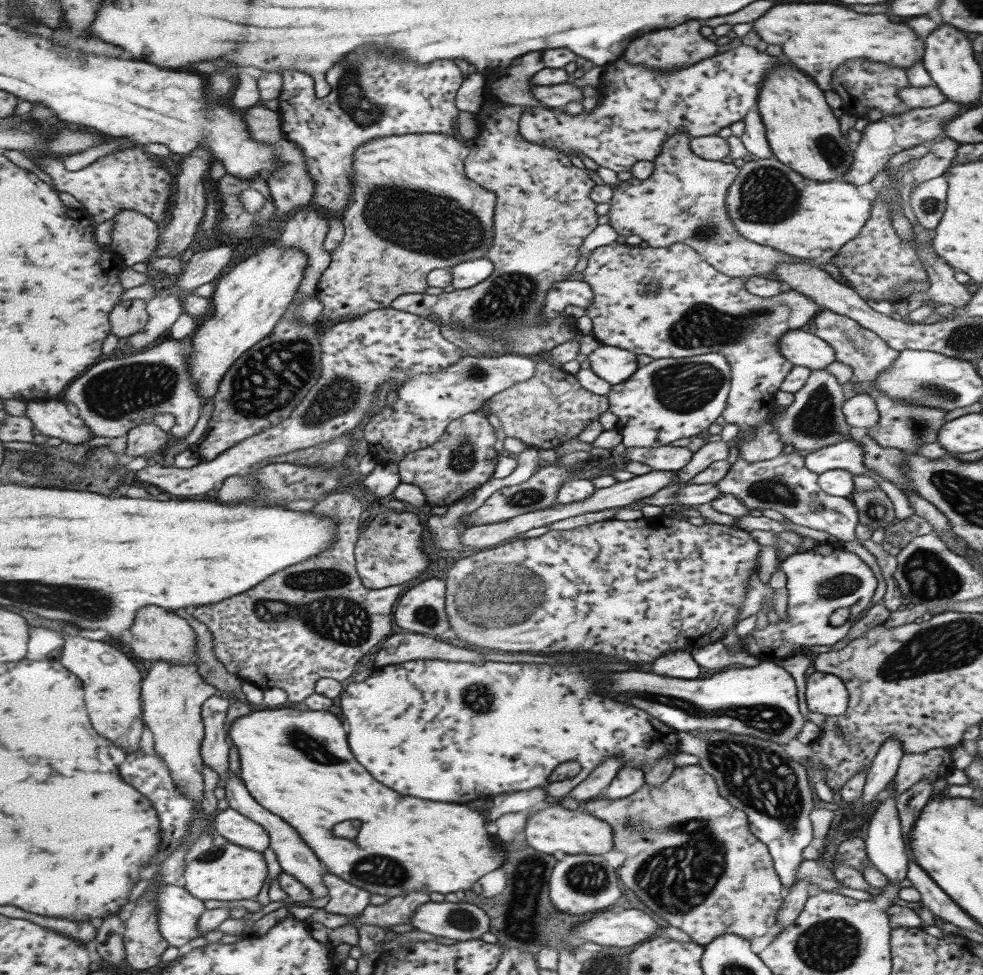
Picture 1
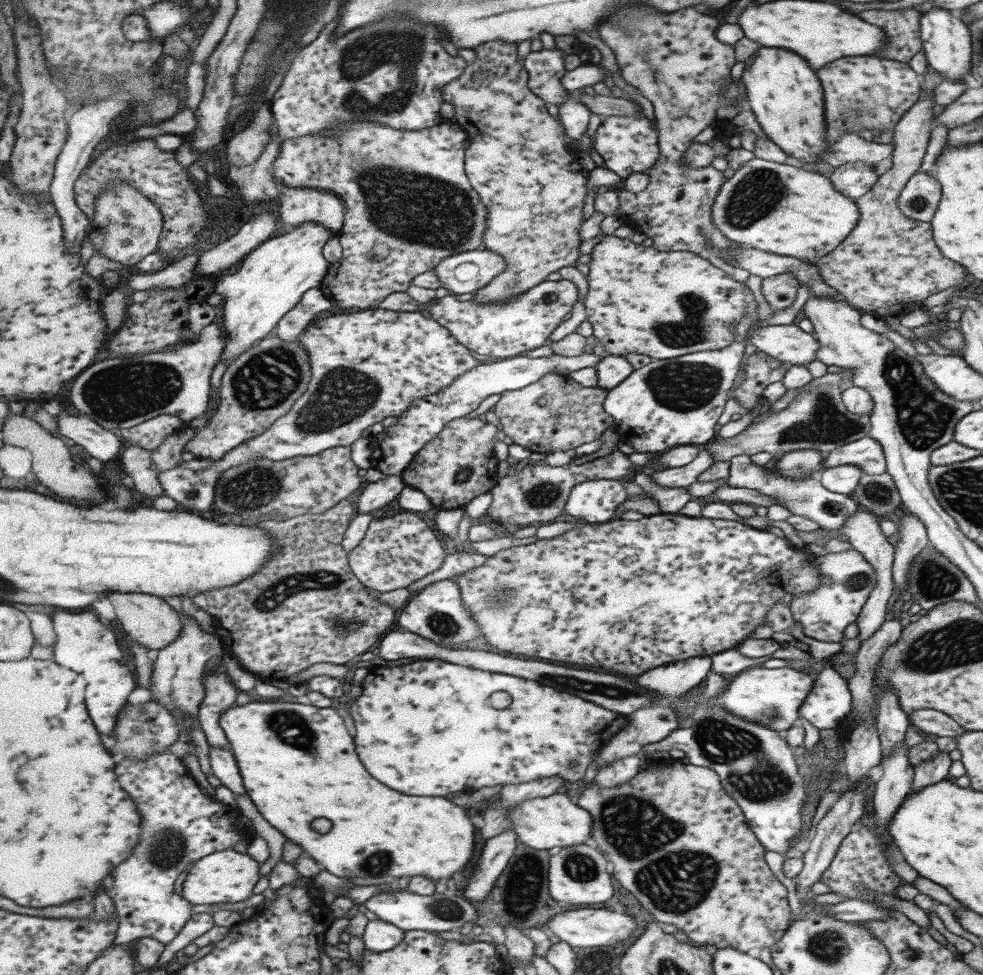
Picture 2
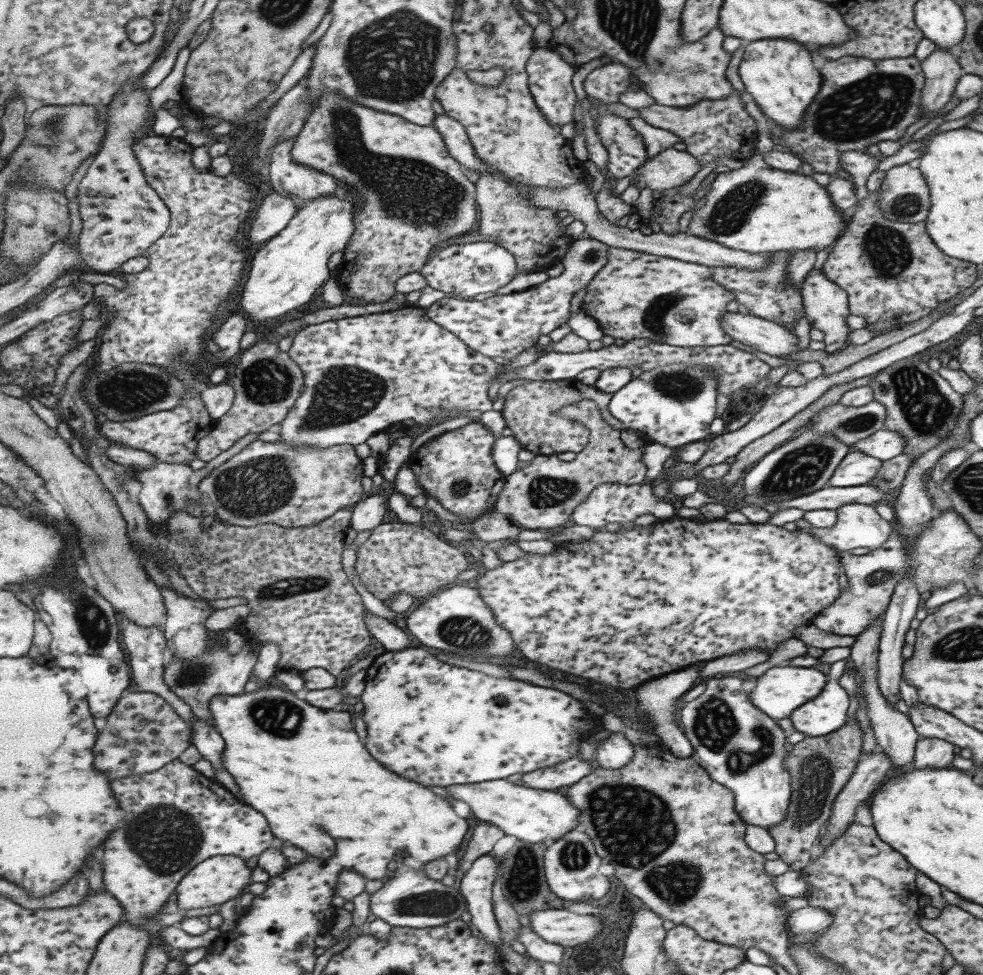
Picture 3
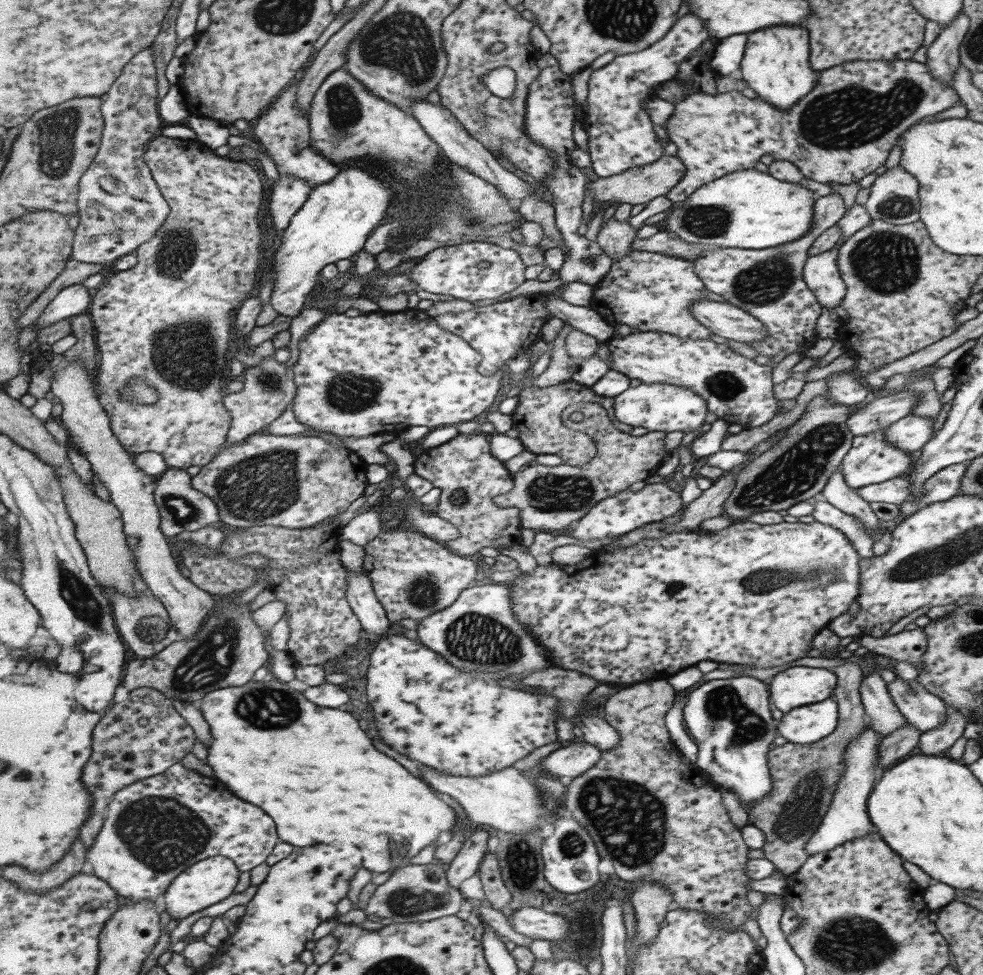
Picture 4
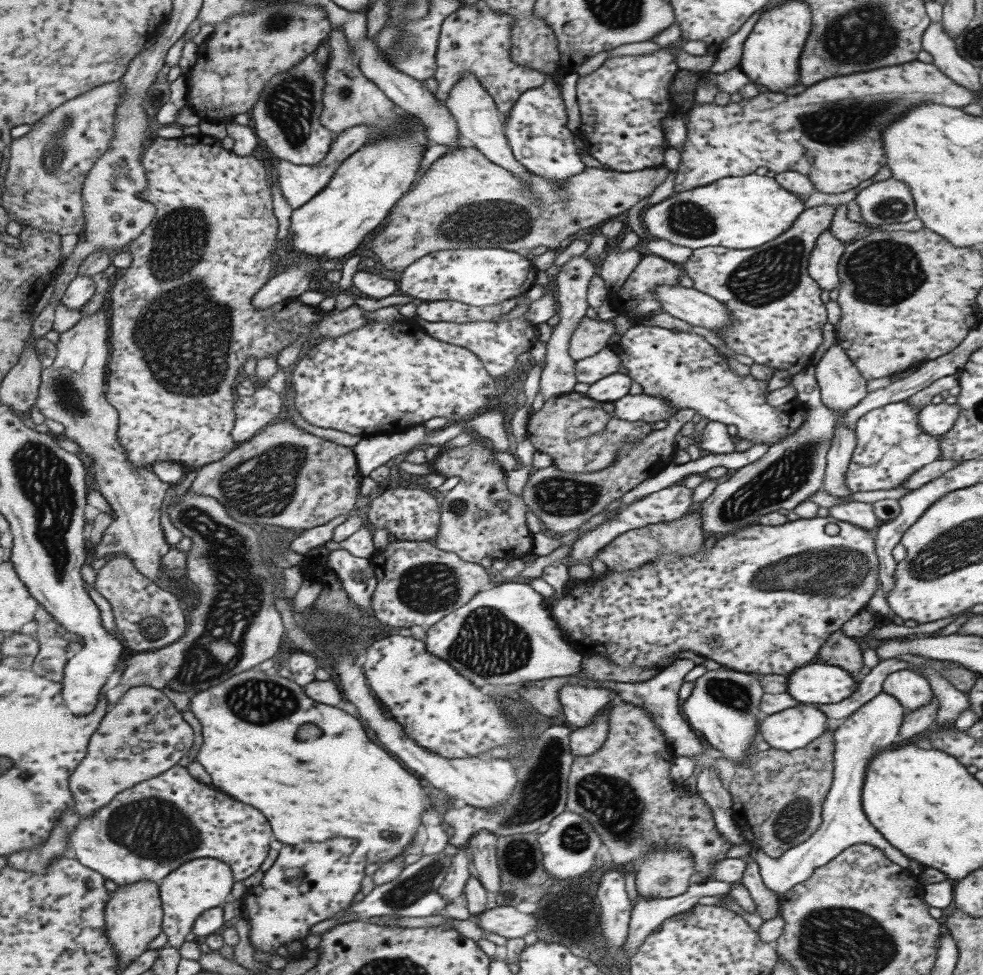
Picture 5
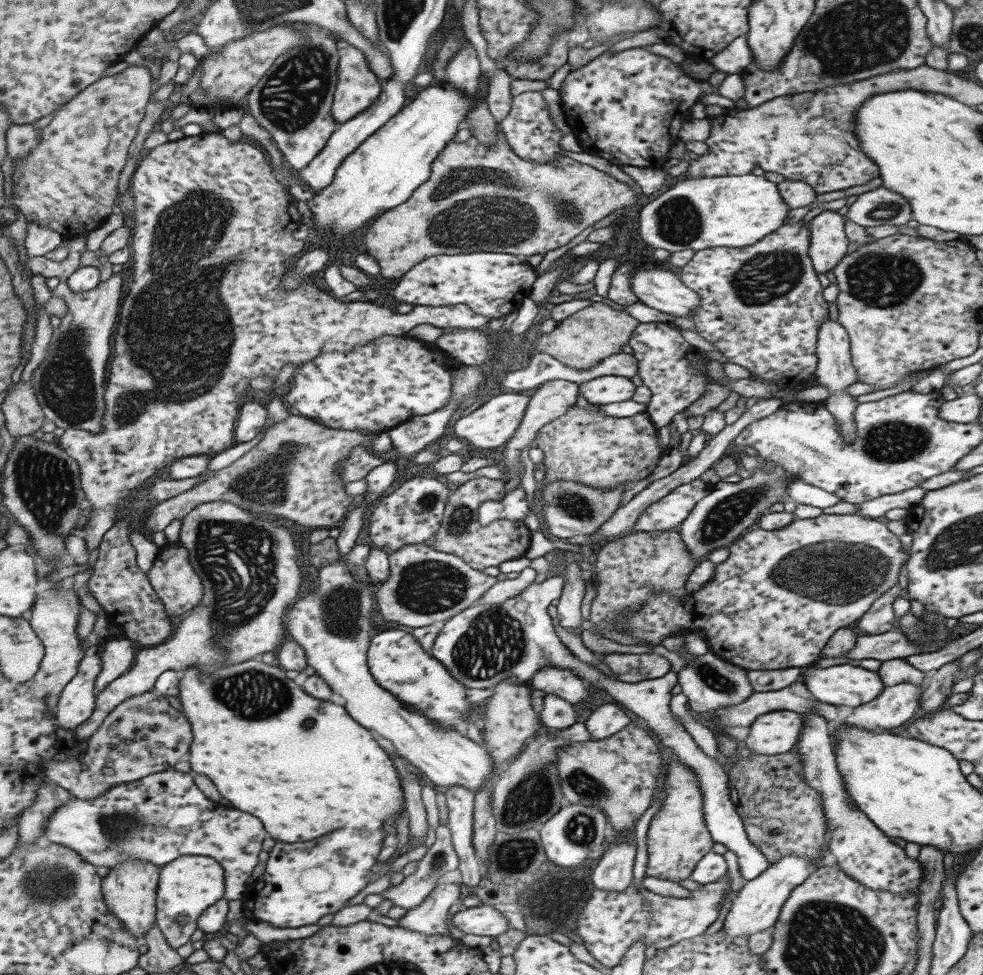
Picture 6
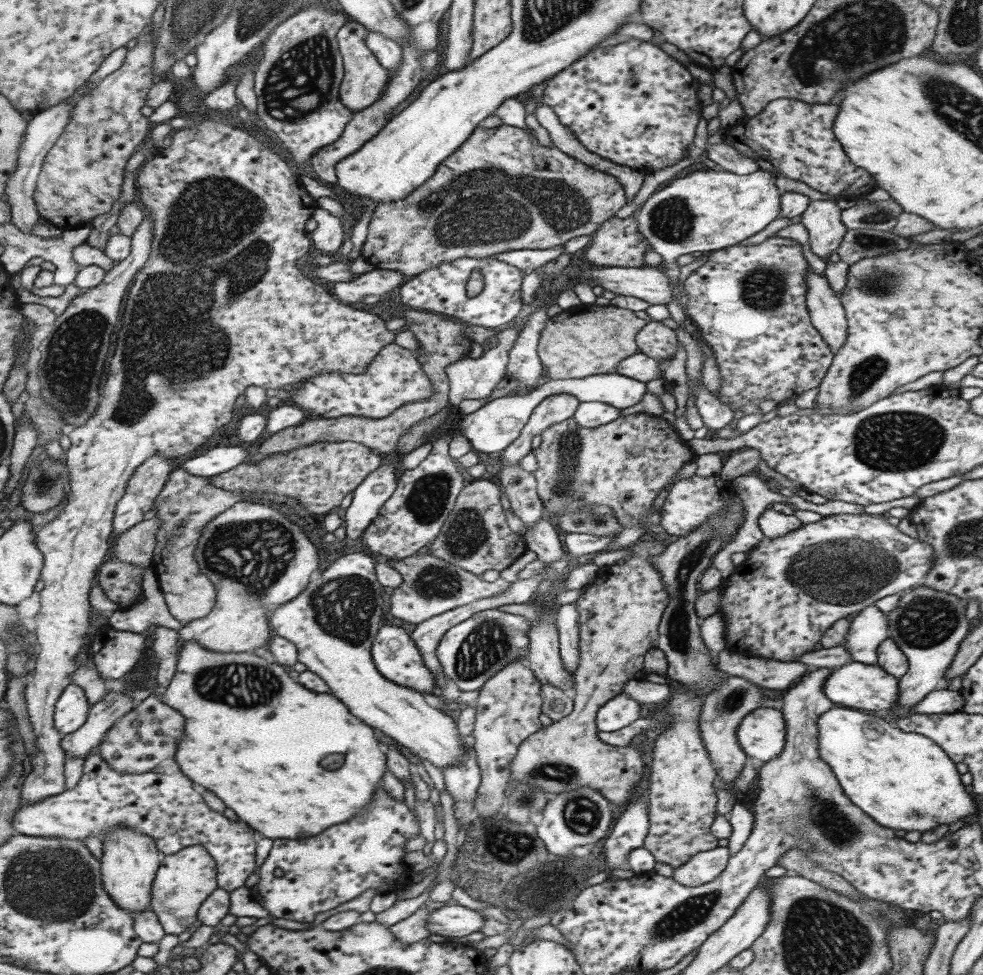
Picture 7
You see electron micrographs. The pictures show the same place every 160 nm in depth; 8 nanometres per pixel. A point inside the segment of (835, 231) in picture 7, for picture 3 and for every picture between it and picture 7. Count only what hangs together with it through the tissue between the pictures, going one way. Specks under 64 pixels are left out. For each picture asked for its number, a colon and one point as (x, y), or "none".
3: (825, 304)
4: (820, 273)
5: (822, 261)
6: (827, 243)

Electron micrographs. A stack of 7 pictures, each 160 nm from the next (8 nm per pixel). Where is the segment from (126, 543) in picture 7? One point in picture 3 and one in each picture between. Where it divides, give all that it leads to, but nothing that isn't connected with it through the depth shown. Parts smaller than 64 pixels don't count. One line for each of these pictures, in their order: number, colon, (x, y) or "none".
3: (265, 482)
4: (297, 482)
5: (287, 477)
6: (294, 472)

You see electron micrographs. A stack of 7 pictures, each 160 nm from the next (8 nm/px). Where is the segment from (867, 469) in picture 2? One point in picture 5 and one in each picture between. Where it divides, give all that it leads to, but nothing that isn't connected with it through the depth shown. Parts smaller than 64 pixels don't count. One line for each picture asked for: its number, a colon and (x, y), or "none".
3: (882, 444)
4: (910, 433)
5: (934, 419)

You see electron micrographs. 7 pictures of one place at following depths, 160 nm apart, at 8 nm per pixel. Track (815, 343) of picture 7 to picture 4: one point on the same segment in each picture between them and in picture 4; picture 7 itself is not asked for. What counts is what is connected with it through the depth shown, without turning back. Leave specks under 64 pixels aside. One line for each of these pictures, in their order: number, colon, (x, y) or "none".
4: (767, 283)
5: (777, 317)
6: (760, 305)

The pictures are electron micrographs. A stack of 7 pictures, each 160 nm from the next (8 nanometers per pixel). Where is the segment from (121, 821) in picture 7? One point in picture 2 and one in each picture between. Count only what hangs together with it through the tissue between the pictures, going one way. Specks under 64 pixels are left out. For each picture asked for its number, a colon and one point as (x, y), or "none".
2: (180, 825)
3: (176, 818)
4: (159, 827)
5: (145, 833)
6: (158, 819)

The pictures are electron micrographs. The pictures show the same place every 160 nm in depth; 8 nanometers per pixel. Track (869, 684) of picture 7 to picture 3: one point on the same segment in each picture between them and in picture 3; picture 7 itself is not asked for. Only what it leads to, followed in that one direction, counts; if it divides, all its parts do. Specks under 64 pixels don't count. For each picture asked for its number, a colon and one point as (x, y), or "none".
3: (779, 690)
4: (795, 686)
5: (815, 683)
6: (844, 684)

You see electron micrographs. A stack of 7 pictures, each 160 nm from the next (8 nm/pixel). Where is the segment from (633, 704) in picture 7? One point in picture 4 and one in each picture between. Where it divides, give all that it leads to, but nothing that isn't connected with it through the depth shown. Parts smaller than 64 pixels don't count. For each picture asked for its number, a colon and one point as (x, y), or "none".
4: (567, 762)
5: (583, 741)
6: (607, 719)

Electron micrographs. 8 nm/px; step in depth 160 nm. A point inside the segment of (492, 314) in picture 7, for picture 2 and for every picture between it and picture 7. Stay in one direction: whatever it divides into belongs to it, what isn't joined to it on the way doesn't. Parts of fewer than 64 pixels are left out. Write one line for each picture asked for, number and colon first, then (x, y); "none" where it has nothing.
2: (465, 273)
3: (464, 270)
4: (479, 272)
5: (479, 277)
6: (493, 284)

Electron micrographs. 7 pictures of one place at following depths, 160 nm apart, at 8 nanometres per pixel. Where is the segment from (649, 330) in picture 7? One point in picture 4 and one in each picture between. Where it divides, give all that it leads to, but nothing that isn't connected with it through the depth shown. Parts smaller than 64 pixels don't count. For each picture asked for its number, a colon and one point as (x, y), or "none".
4: (735, 389)
5: (681, 367)
6: (663, 358)

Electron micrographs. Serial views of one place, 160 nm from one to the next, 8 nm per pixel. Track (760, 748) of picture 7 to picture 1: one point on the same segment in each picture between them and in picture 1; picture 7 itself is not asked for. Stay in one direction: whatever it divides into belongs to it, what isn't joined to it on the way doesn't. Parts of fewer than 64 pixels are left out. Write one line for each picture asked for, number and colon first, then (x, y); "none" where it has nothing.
1: (826, 694)
2: (827, 703)
3: (825, 713)
4: (805, 724)
5: (791, 728)
6: (776, 732)

